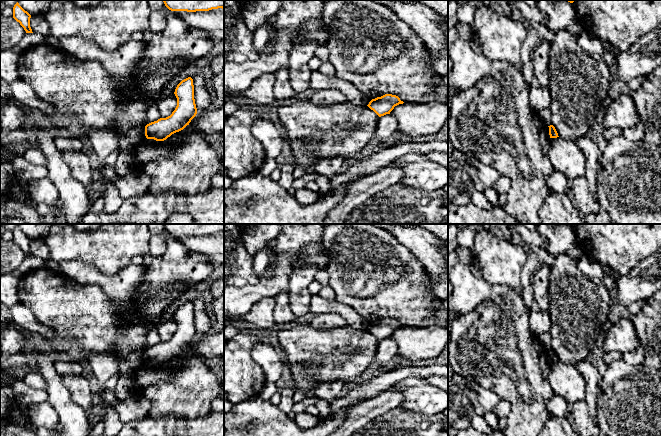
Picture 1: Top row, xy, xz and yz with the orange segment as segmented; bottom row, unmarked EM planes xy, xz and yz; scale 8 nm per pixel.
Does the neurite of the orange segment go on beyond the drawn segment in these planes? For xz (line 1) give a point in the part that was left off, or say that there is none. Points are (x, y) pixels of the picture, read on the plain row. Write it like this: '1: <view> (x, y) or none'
1: none

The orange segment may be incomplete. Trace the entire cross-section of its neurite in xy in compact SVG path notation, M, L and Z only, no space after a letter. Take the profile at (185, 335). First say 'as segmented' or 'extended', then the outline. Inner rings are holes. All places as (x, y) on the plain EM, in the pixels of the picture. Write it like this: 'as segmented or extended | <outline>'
as segmented | M188 301L182 304L177 309L174 318L177 322L175 334L170 340L160 342L145 350L147 363L164 365L172 358L183 354L196 340L193 303Z

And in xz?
as segmented | M385 318L381 321L372 323L367 329L371 334L373 334L379 341L390 336L394 333L395 330L403 328L404 326L396 319Z

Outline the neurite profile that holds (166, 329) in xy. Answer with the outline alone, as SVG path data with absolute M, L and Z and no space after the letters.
M175 318L162 321L156 327L160 337L160 342L166 342L172 338L177 330L177 322Z

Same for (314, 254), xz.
M321 241L318 244L305 246L302 249L302 260L319 269L326 269L329 258L322 246Z

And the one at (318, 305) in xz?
M312 295L310 312L314 315L336 312L346 320L348 326L359 330L367 330L371 325L368 320L356 313L350 306L338 303L337 301L329 302L319 295Z

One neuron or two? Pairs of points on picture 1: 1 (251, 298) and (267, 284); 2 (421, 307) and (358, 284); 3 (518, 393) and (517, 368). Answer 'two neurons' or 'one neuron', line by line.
1: one neuron
2: one neuron
3: one neuron

